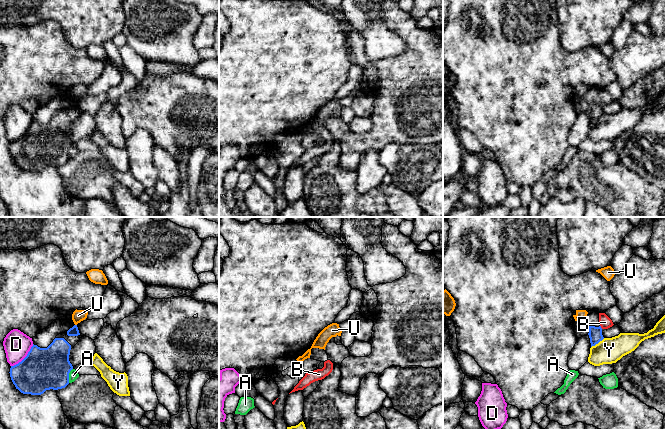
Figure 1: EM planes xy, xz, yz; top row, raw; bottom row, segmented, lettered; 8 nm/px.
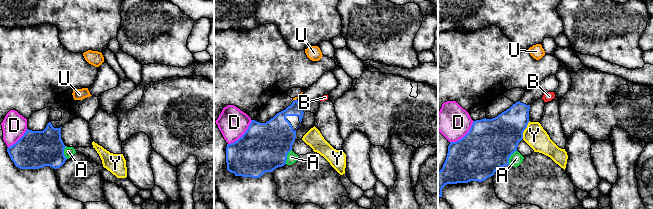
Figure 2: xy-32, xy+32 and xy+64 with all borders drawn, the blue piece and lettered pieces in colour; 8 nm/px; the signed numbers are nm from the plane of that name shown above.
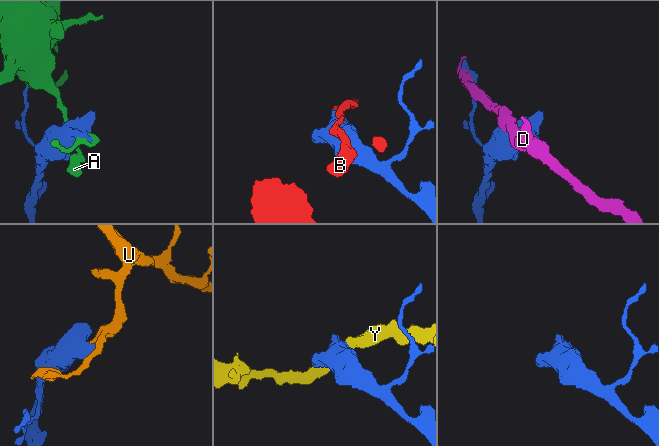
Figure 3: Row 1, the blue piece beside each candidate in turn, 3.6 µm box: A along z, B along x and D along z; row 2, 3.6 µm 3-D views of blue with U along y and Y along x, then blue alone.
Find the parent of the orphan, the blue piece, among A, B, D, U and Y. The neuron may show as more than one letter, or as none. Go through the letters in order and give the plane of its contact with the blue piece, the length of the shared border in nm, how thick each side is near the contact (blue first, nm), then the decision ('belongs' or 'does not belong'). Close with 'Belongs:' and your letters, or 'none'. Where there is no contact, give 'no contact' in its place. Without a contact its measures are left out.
A: meets blue in xy; contact 120 nm long; 340 nm thick on the blue side, 80 nm on the other; does not belong
B: meets blue in yz; contact 40 nm long; 110 nm thick on the blue side, 100 nm on the other; does not belong
D: meets blue in xy; contact 260 nm long; 340 nm thick on the blue side, 220 nm on the other; does not belong
U: meets blue in xz; contact 30 nm long; 20 nm thick on the blue side, 100 nm on the other; does not belong
Y: meets blue in yz; contact 130 nm long; 110 nm thick on the blue side, 200 nm on the other; does not belong
Belongs: none

